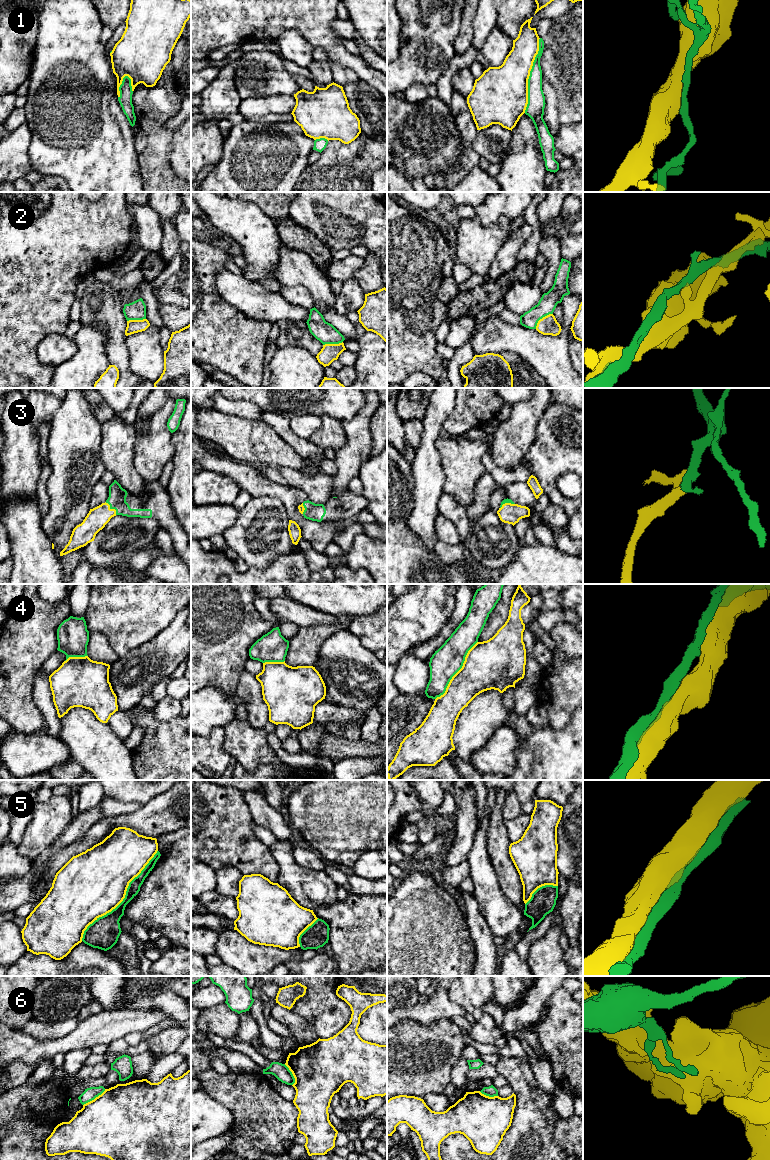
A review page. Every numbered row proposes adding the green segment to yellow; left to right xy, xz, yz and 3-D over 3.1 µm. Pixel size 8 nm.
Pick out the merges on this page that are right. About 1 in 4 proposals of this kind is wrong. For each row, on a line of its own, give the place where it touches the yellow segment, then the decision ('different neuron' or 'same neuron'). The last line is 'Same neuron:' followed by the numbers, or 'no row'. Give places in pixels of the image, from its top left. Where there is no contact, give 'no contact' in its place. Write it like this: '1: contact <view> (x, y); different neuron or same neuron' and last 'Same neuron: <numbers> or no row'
1: contact yz (529, 75); same neuron
2: contact yz (542, 318); different neuron
3: contact xy (112, 509); same neuron
4: contact yz (458, 671); same neuron
5: contact xy (123, 898); same neuron
6: contact xy (95, 1098); same neuron
Same neuron: 1, 3, 4, 5, 6

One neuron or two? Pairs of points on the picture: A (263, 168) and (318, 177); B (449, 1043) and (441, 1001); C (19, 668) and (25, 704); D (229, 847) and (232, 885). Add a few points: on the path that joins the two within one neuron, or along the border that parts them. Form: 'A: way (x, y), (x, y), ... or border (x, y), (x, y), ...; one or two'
A: border (308, 163), (296, 181); two
B: border (450, 1020), (437, 1020), (422, 1025); two
C: way (19, 677), (19, 695); one
D: border (216, 870), (222, 867), (235, 867), (243, 875); two

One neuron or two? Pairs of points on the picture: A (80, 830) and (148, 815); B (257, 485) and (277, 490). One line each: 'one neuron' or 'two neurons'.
A: two neurons
B: one neuron

